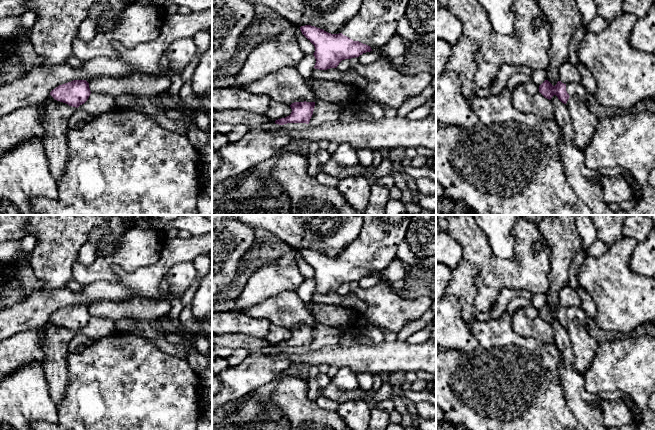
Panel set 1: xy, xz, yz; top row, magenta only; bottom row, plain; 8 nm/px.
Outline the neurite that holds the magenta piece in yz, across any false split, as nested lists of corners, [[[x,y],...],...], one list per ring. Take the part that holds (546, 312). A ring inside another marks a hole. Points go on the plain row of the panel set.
[[[545,304],[539,310],[539,316],[549,324],[556,319],[564,328],[567,327],[570,320],[576,320],[587,329],[587,321],[589,319],[580,306],[572,306],[566,309],[558,305],[557,308],[553,310],[548,304]]]

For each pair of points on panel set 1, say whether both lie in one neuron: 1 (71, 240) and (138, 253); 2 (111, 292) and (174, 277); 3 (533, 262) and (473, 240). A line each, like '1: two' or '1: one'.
1: two
2: two
3: one

